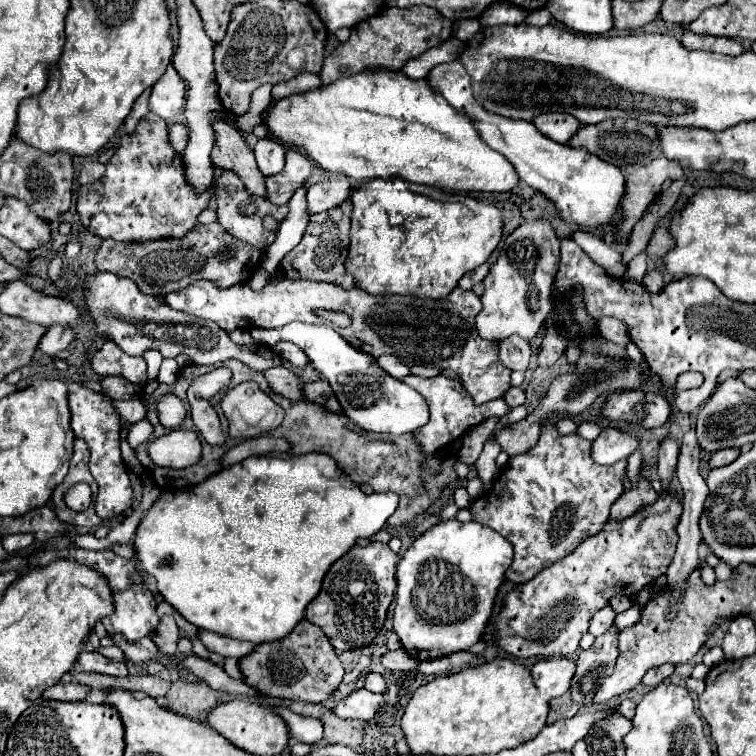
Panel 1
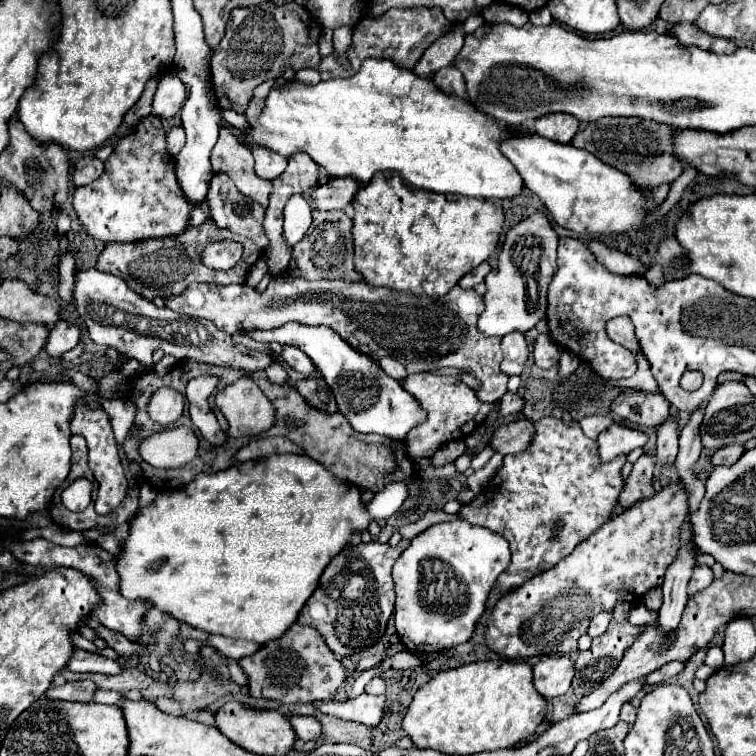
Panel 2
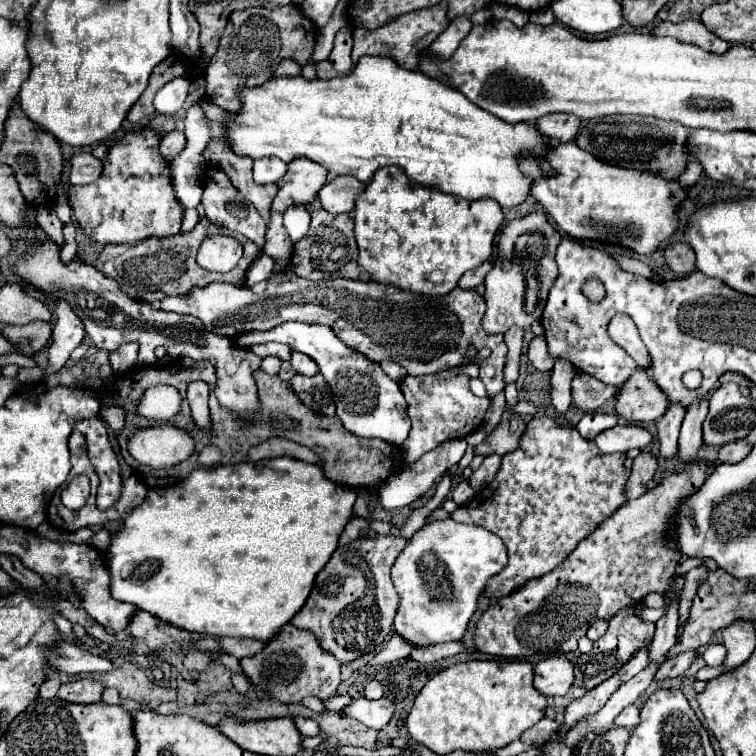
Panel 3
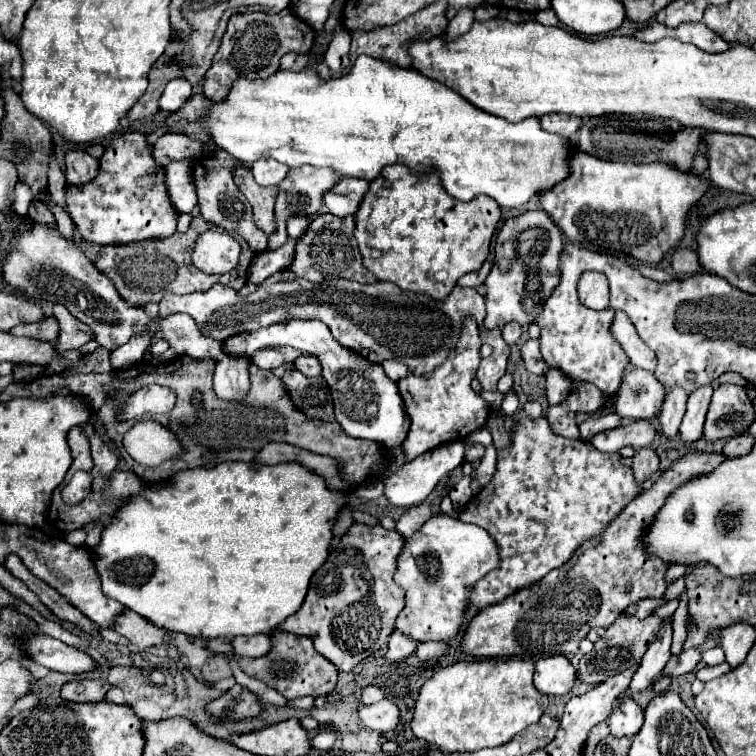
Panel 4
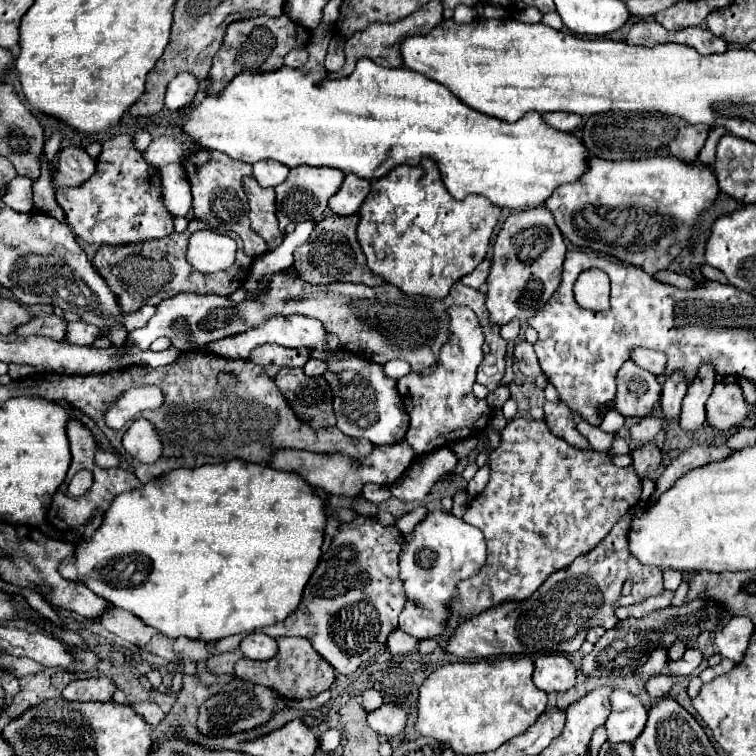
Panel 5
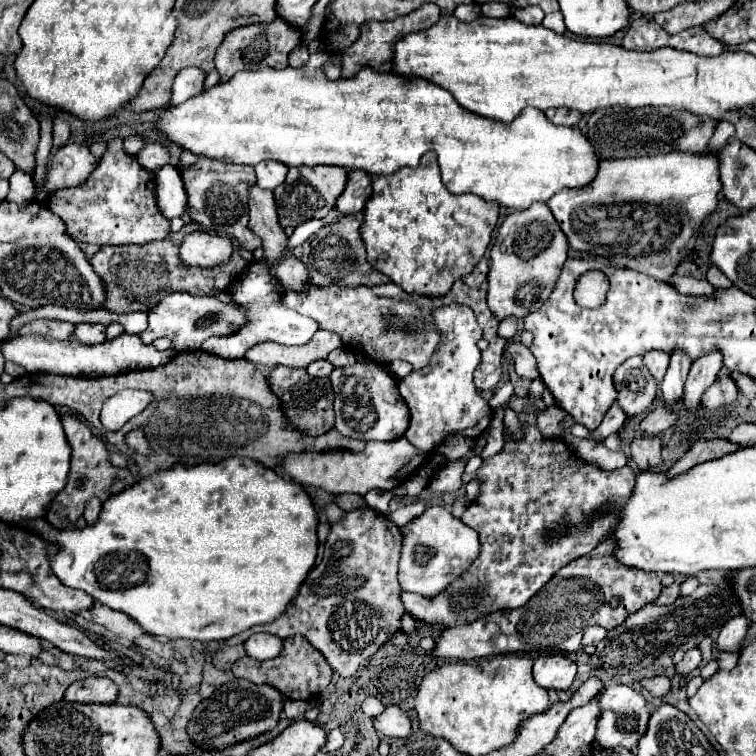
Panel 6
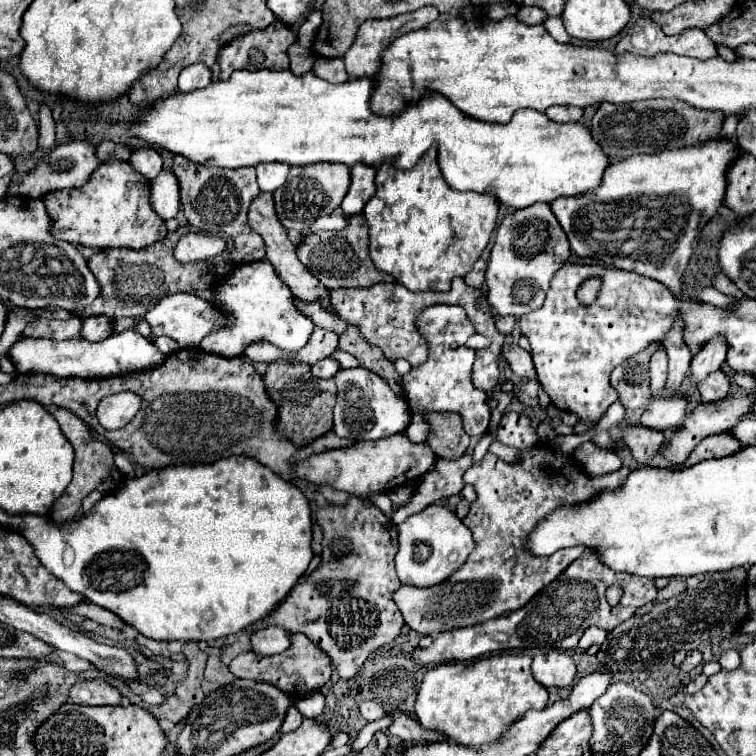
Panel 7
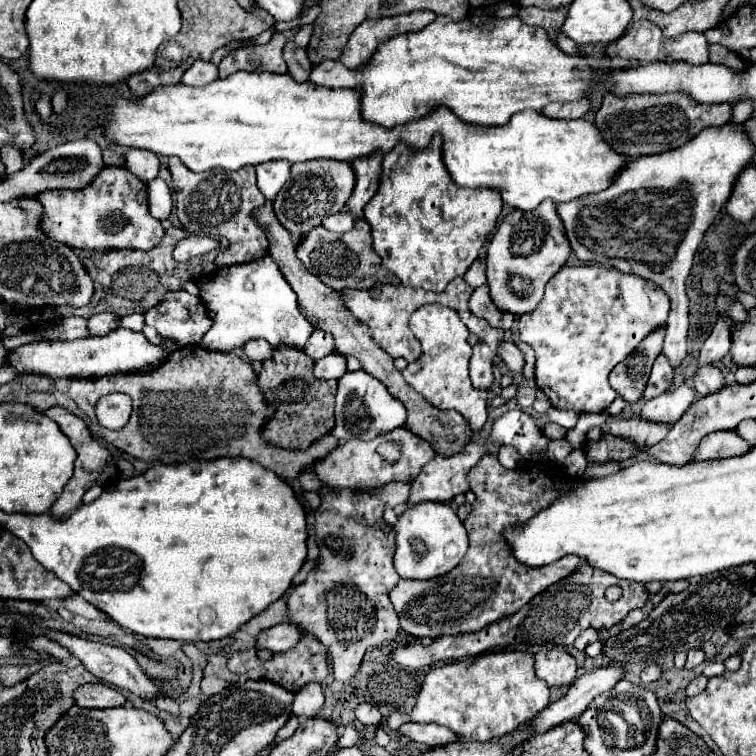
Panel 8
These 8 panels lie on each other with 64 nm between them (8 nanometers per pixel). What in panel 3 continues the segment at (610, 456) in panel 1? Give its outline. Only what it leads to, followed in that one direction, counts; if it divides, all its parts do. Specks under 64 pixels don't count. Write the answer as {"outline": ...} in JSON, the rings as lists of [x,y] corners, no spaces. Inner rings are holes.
{"outline":[[[614,426],[610,430],[600,432],[594,442],[602,454],[628,452],[632,448],[646,448],[652,440],[652,434],[640,426]]]}

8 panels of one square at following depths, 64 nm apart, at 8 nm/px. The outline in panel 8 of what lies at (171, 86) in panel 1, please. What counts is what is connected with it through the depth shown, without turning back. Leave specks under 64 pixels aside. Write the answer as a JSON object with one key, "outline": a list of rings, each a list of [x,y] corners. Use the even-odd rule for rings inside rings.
{"outline":[[[196,62],[184,72],[182,84],[186,84],[186,86],[206,86],[216,78],[218,78],[218,68],[212,62]]]}

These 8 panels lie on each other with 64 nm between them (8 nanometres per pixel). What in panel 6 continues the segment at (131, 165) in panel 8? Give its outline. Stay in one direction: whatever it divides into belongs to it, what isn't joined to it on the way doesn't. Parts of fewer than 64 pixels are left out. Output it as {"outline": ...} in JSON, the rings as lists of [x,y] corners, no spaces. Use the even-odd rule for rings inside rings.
{"outline":[[[152,142],[152,144],[146,144],[138,154],[136,158],[140,160],[140,164],[144,164],[144,168],[156,172],[160,170],[164,164],[170,162],[170,150],[168,146],[160,144],[160,142]]]}

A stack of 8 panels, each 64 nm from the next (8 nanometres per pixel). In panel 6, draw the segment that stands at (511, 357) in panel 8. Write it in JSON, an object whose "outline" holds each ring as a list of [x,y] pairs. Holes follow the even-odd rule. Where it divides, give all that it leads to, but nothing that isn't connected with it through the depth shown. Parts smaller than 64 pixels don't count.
{"outline":[[[513,342],[506,348],[506,352],[513,359],[514,368],[518,376],[530,380],[539,377],[536,359],[528,347],[521,342]]]}

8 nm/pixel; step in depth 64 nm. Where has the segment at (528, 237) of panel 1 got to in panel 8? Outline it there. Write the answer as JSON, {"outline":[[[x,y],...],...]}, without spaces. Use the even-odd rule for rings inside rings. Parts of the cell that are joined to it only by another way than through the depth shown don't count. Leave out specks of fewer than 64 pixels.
{"outline":[[[544,200],[538,208],[530,212],[510,212],[508,216],[504,216],[488,246],[486,278],[492,302],[500,310],[516,316],[532,312],[544,298],[546,282],[554,276],[554,272],[558,272],[566,264],[570,252],[572,250],[566,240],[562,220],[552,200]]]}

